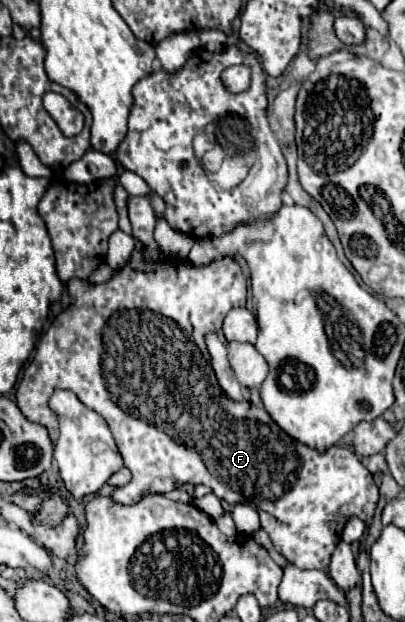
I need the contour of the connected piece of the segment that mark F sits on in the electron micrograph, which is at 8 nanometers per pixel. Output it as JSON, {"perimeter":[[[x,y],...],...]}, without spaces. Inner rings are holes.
{"perimeter":[[[137,243],[137,247],[131,253],[131,259],[127,261],[127,265],[117,269],[107,283],[89,285],[87,281],[71,279],[67,289],[69,289],[69,297],[73,299],[73,303],[63,313],[59,313],[55,317],[55,321],[51,323],[45,335],[41,337],[41,341],[37,343],[35,357],[29,363],[29,367],[25,369],[21,383],[17,385],[16,403],[19,405],[19,409],[25,413],[25,417],[29,417],[31,421],[37,421],[37,423],[41,423],[41,425],[45,425],[49,429],[49,435],[51,435],[53,444],[59,437],[59,422],[57,415],[49,409],[47,401],[49,401],[49,397],[51,397],[55,387],[73,391],[89,409],[95,409],[101,417],[105,417],[105,421],[111,425],[111,433],[115,437],[119,453],[123,455],[125,467],[129,467],[131,473],[133,473],[131,483],[127,483],[123,487],[117,487],[111,493],[113,501],[123,503],[123,505],[133,505],[133,503],[141,501],[145,495],[149,495],[149,493],[167,493],[167,491],[171,491],[171,489],[175,489],[175,487],[179,487],[183,483],[191,483],[191,485],[203,483],[203,485],[211,487],[213,493],[219,499],[223,499],[223,501],[227,501],[231,505],[245,503],[245,505],[251,505],[251,507],[259,509],[261,529],[265,529],[267,535],[273,539],[275,551],[285,555],[287,561],[291,561],[299,569],[325,569],[331,563],[333,549],[341,541],[341,531],[343,531],[345,523],[351,517],[359,517],[361,521],[367,521],[367,525],[371,525],[373,513],[375,513],[375,507],[377,507],[377,501],[379,501],[379,487],[375,485],[371,473],[363,467],[361,459],[351,449],[333,445],[333,447],[329,447],[325,451],[317,451],[313,447],[307,447],[307,445],[295,441],[293,437],[289,437],[283,429],[279,429],[277,423],[269,417],[269,413],[263,407],[255,407],[249,401],[233,403],[221,391],[221,387],[219,387],[219,383],[215,379],[213,367],[211,367],[211,355],[207,351],[205,337],[207,337],[207,333],[215,333],[215,331],[221,329],[221,323],[223,323],[223,317],[225,317],[227,311],[231,311],[235,307],[245,307],[245,303],[247,303],[247,279],[245,279],[245,275],[241,271],[239,263],[231,255],[221,257],[217,261],[211,261],[207,265],[193,265],[189,259],[179,259],[179,257],[161,257],[157,261],[147,261],[145,255],[143,255],[143,247]]]}

